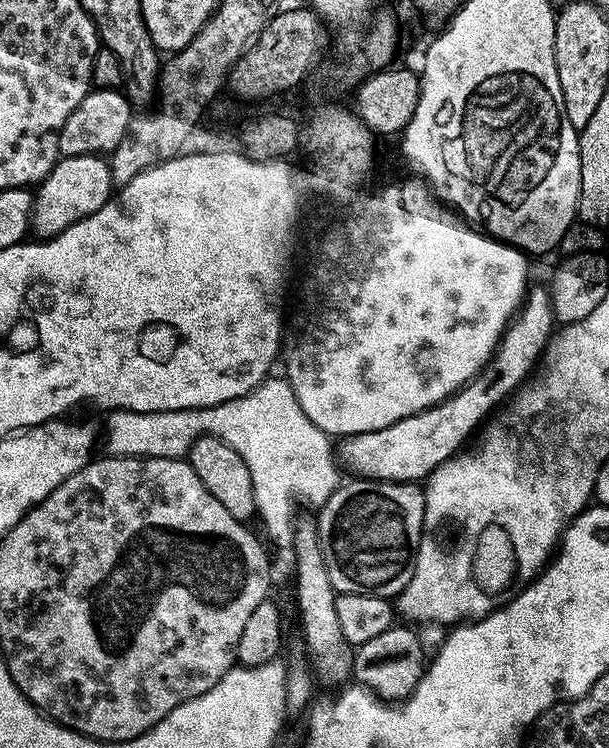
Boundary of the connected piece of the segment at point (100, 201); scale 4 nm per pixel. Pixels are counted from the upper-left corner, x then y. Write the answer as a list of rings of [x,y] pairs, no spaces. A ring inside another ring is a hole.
[[[65,156],[56,161],[50,174],[41,180],[34,192],[32,201],[31,231],[37,237],[47,238],[62,234],[74,222],[102,210],[102,206],[114,195],[112,165],[94,166],[80,164],[80,156]]]

